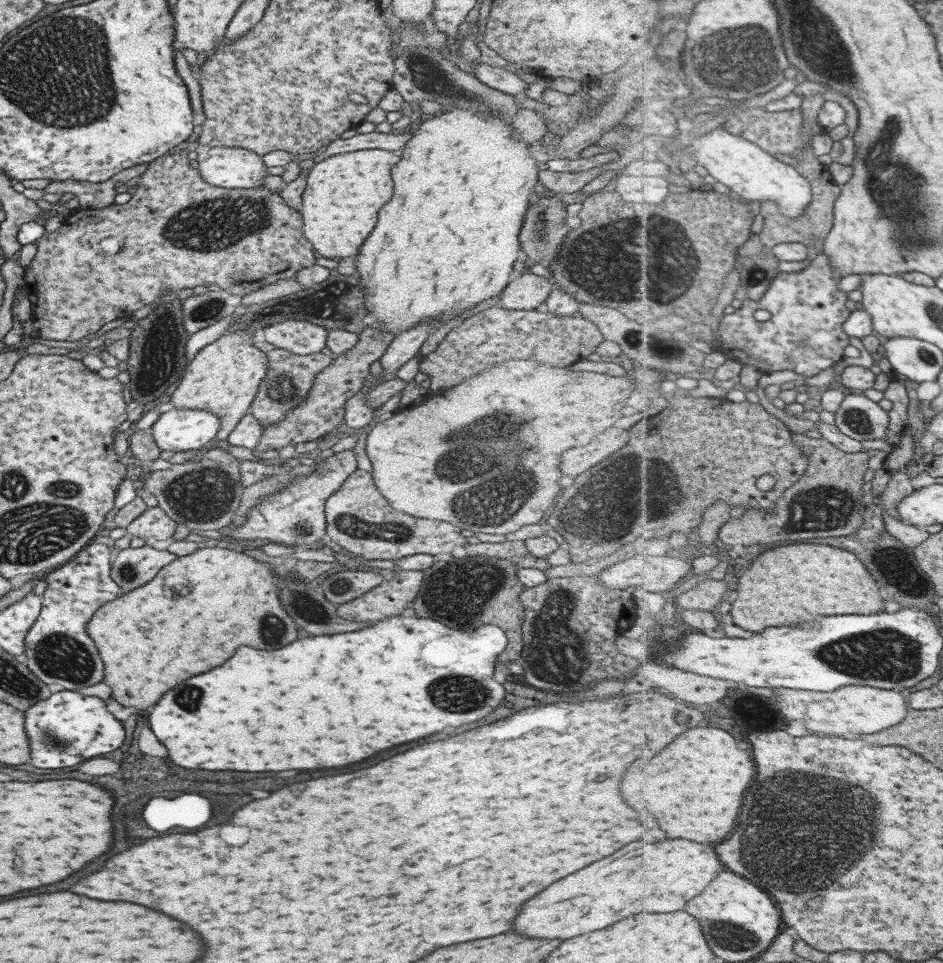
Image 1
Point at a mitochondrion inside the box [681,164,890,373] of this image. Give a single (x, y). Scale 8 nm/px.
(758, 275)

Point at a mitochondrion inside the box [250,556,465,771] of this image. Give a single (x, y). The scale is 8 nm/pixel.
(302, 603)

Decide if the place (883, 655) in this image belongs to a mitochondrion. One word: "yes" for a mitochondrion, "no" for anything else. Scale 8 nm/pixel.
yes

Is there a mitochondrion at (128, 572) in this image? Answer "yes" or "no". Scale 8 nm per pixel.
yes

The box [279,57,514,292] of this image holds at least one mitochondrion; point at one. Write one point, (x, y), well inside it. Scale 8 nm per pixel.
(423, 77)

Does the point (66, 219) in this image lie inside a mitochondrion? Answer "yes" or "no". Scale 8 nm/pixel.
no

